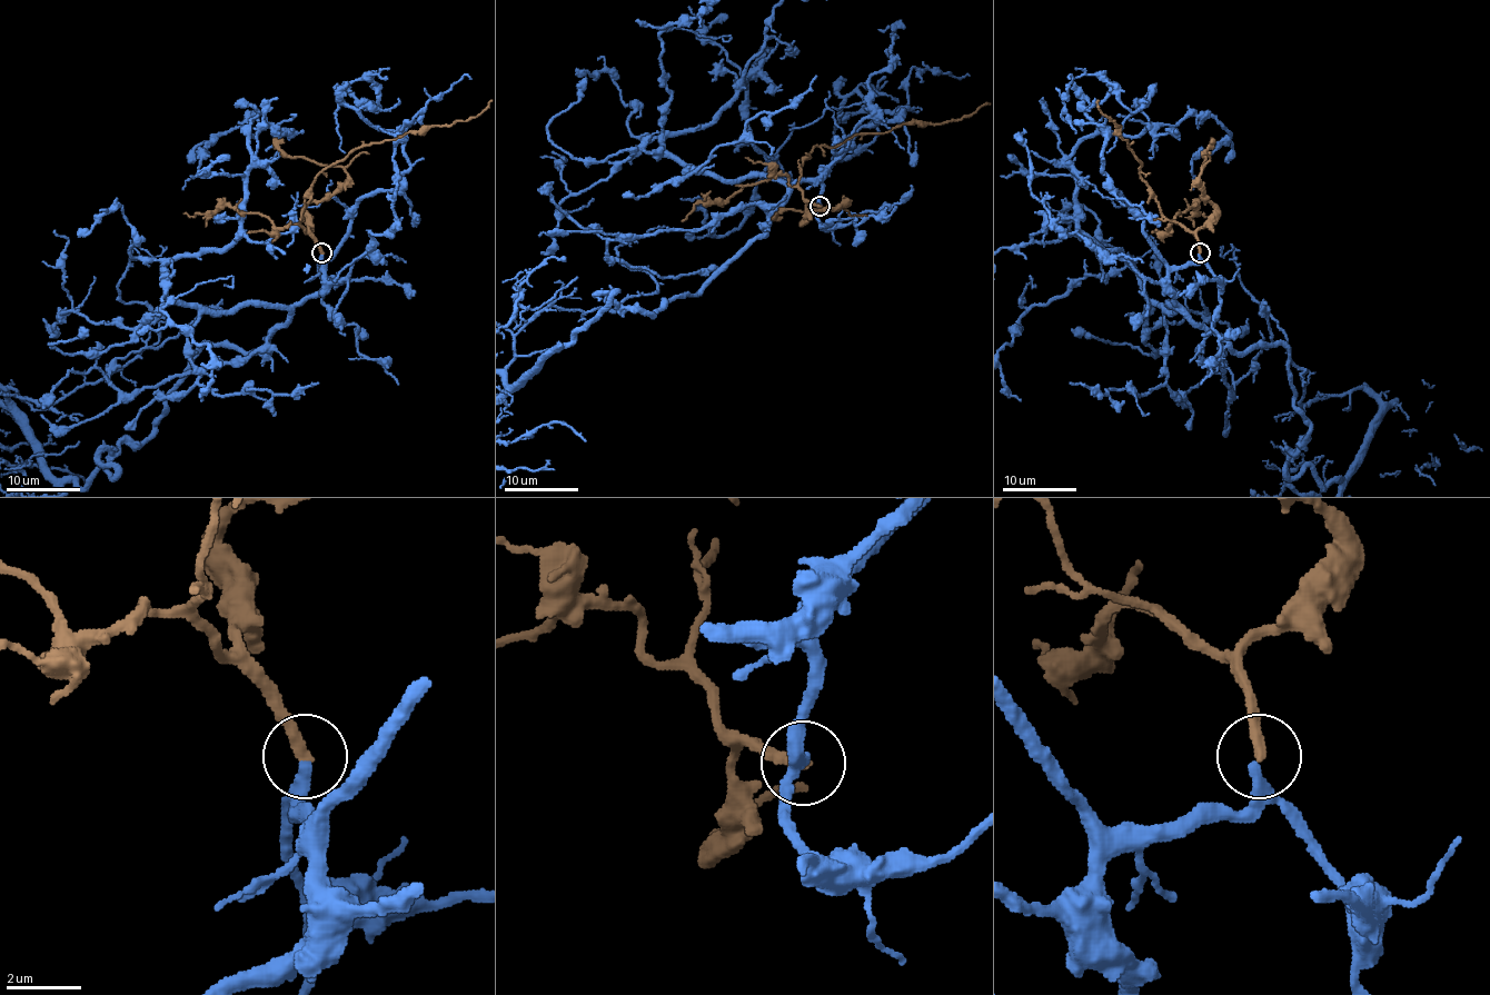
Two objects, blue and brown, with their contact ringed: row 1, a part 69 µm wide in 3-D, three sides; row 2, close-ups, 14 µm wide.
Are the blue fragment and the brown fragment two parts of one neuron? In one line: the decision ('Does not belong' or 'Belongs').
Does not belong

